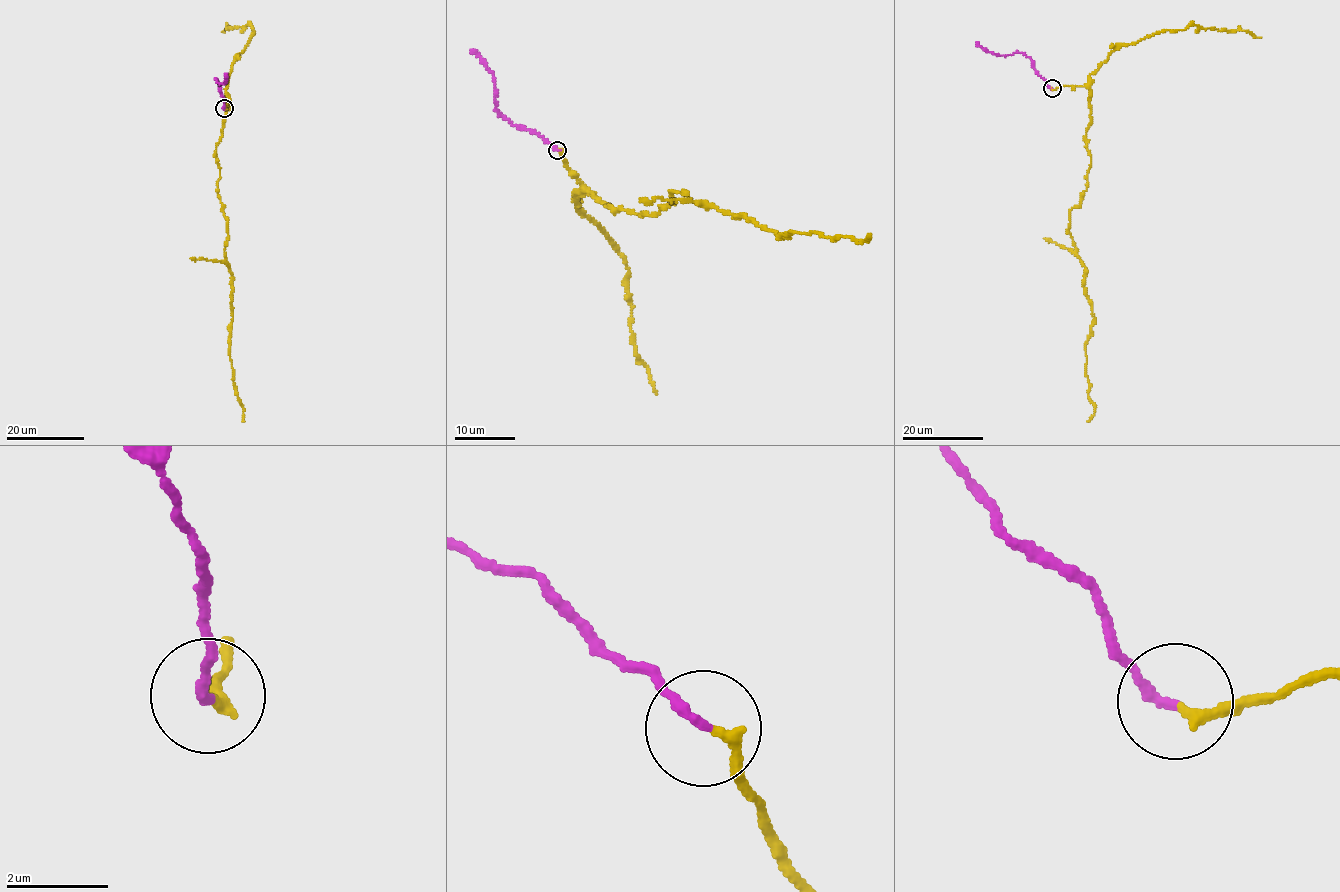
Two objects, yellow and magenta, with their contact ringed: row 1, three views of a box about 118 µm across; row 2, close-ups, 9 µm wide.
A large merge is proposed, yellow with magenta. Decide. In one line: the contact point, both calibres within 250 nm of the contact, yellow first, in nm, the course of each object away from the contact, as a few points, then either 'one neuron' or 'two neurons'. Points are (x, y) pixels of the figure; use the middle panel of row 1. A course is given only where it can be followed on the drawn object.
at (557, 150); 220 nm thick on the yellow side, 190 nm on the other; yellow runs (558, 150), (583, 186), (621, 210), (657, 214), (671, 192), (746, 215), (778, 236), (868, 242), (869, 235); magenta runs (557, 150), (536, 132), (519, 127), (502, 115), (495, 101), (494, 74), (471, 50); one neuron

